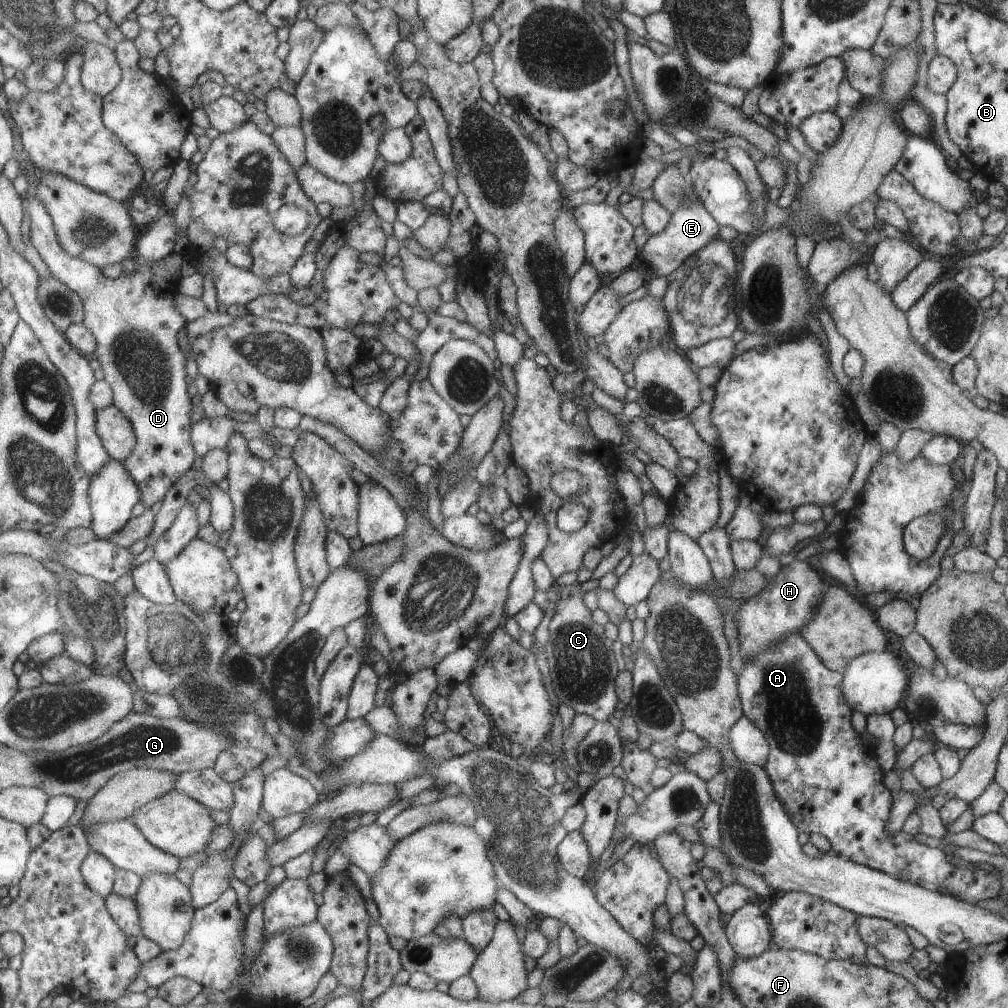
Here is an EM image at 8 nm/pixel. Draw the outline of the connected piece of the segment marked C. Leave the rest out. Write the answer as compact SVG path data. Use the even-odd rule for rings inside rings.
M580 583L572 585L554 584L562 592L558 600L558 612L549 626L550 640L546 645L551 662L552 686L560 703L570 705L577 714L595 717L600 722L611 722L616 726L613 713L617 710L619 698L616 692L616 677L619 673L612 643L604 633L603 625L594 622L592 612L584 604L586 591L580 590Z

